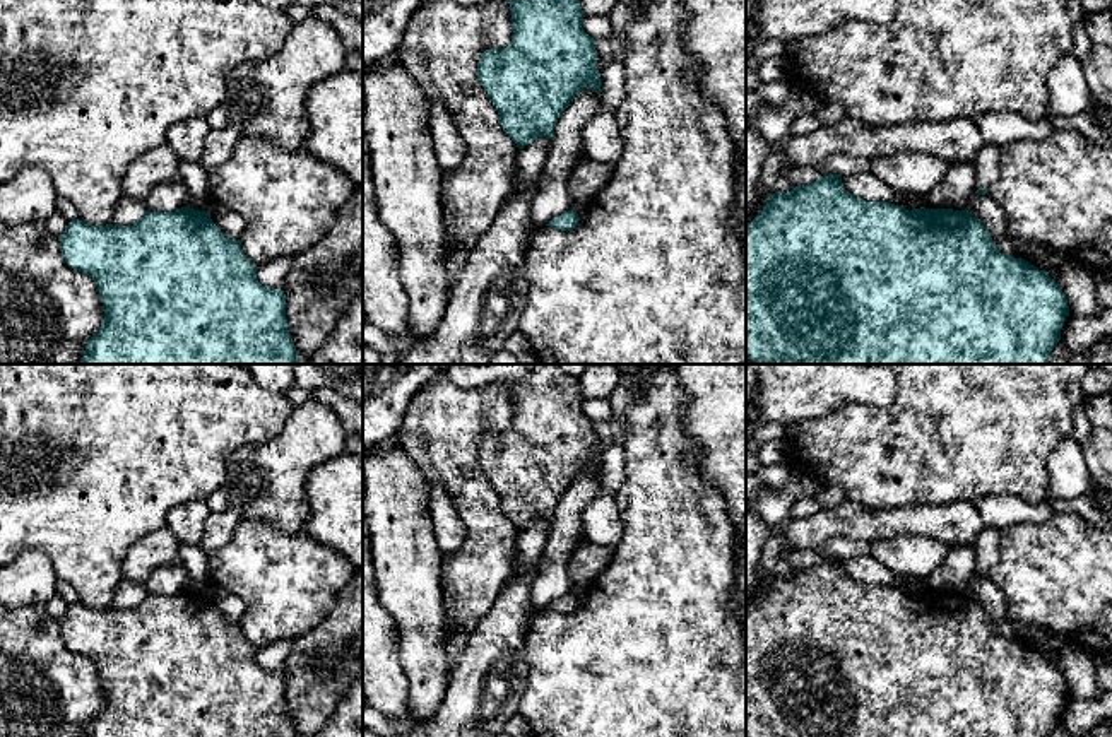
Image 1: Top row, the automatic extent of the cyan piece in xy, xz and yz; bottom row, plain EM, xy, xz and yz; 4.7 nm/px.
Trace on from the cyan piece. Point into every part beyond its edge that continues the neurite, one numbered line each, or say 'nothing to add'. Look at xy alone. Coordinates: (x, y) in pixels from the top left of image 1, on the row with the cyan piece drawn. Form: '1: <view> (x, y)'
nothing to add

